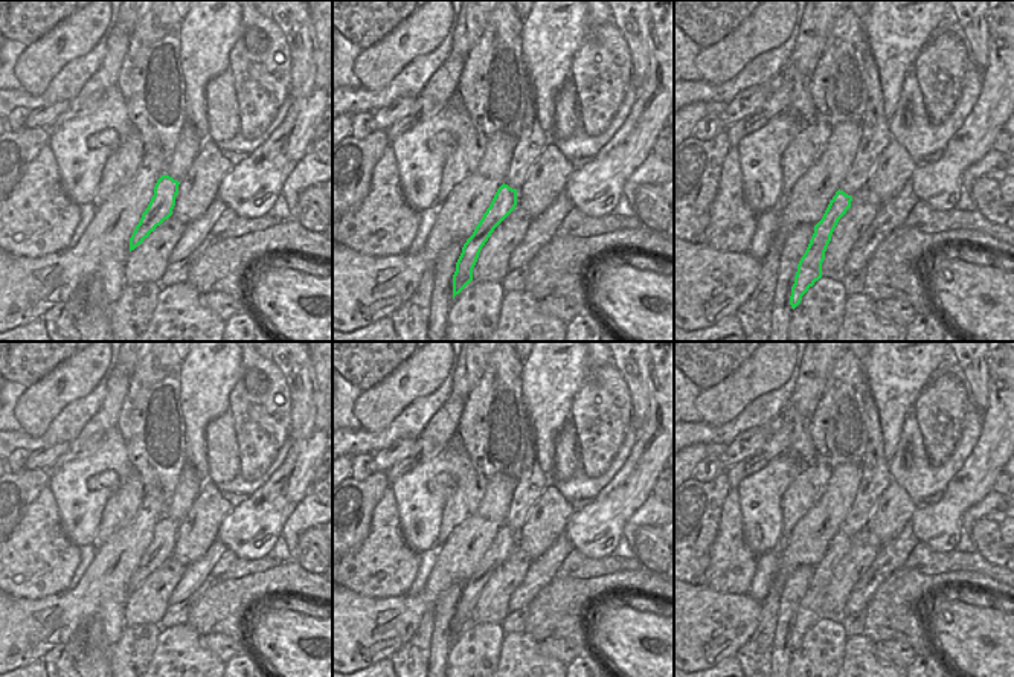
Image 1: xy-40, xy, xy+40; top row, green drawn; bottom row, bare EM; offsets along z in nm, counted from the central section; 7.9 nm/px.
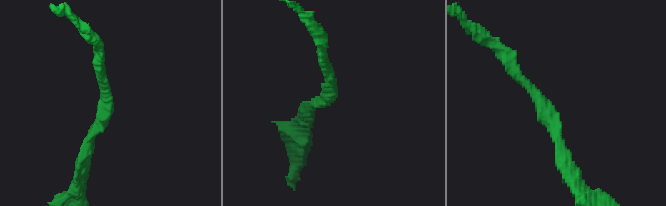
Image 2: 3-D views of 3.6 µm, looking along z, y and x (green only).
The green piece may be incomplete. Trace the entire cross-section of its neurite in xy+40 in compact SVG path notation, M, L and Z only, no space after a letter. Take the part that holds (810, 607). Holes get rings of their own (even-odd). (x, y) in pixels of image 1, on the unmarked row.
M837 532L829 543L822 561L814 567L814 575L810 586L797 605L794 625L791 628L790 647L794 651L802 637L822 619L822 604L825 601L826 589L839 561L851 549L852 538L843 532Z

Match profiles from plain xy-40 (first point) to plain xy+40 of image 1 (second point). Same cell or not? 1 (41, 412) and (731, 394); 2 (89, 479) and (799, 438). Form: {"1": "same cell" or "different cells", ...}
{"1": "same cell", "2": "different cells"}

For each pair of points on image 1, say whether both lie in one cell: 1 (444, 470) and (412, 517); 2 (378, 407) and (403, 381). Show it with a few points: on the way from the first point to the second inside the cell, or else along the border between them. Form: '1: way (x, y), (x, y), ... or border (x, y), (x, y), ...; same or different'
1: way (433, 482), (432, 491), (420, 505); same
2: way (385, 401), (398, 388); same

